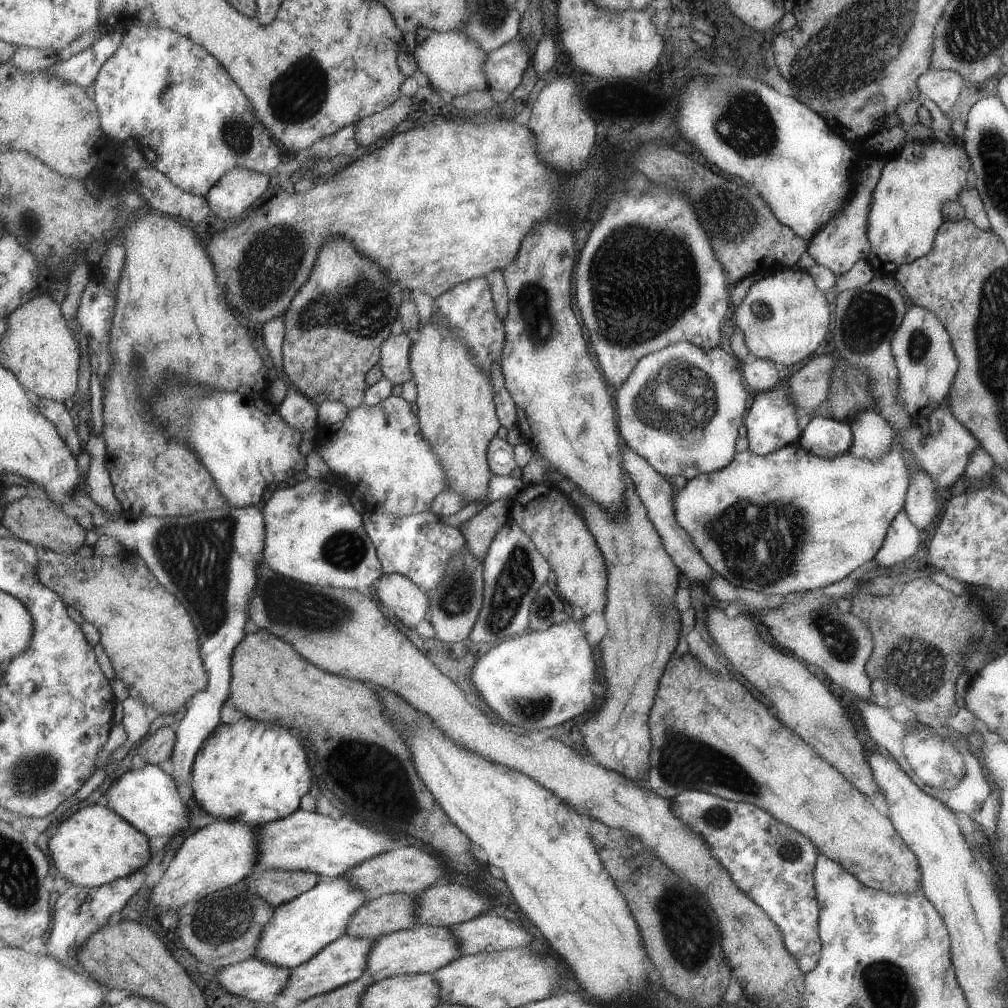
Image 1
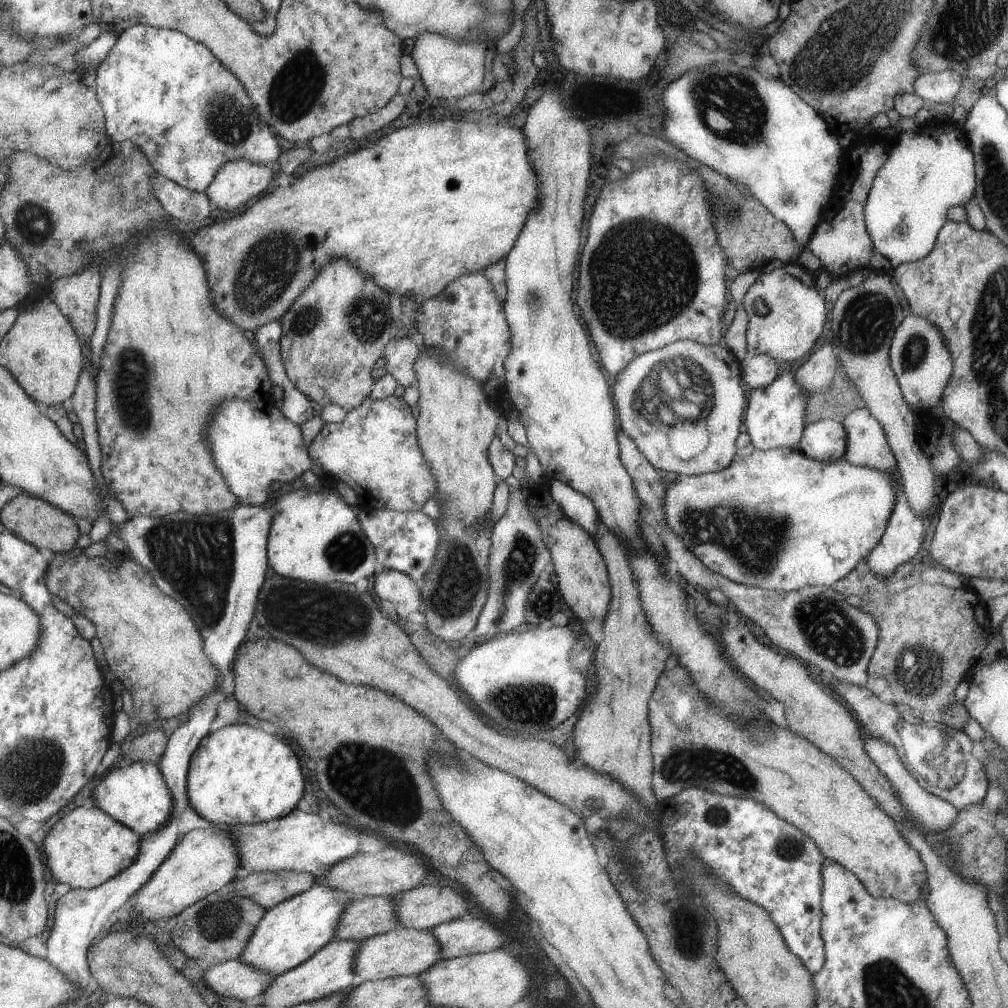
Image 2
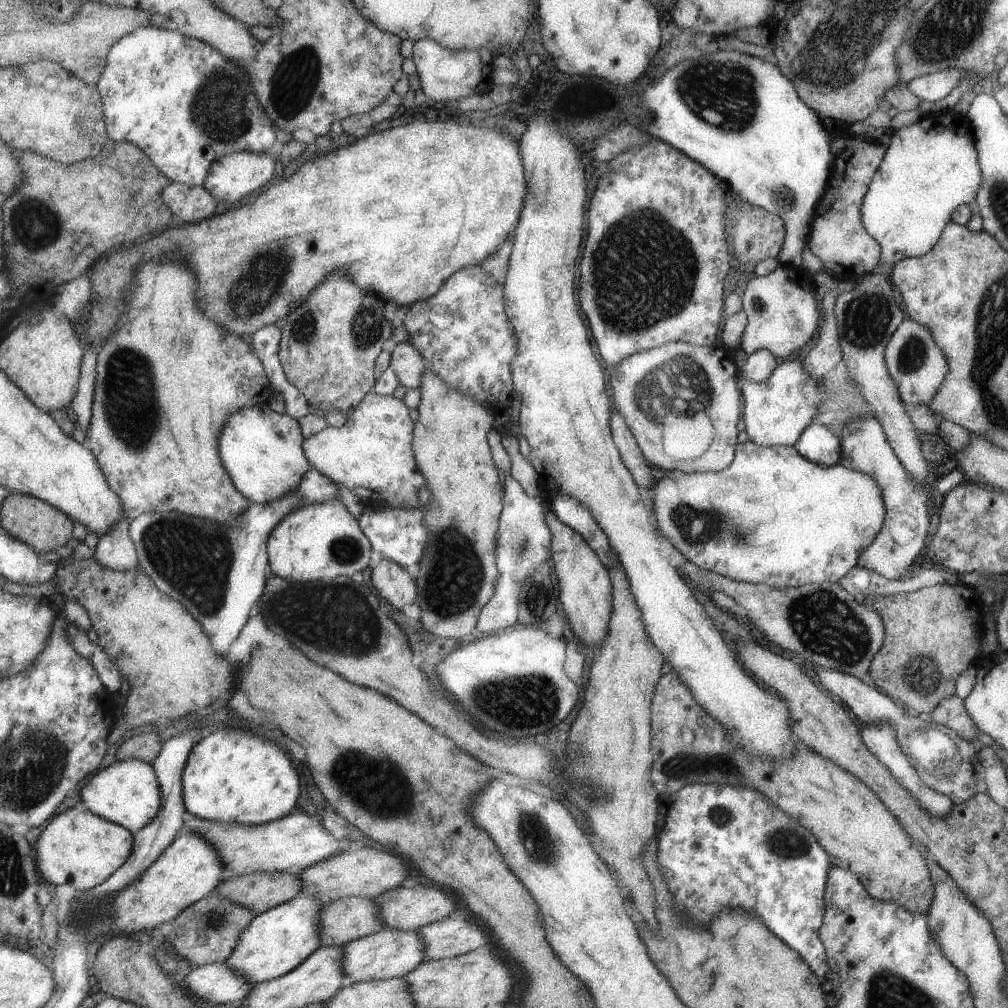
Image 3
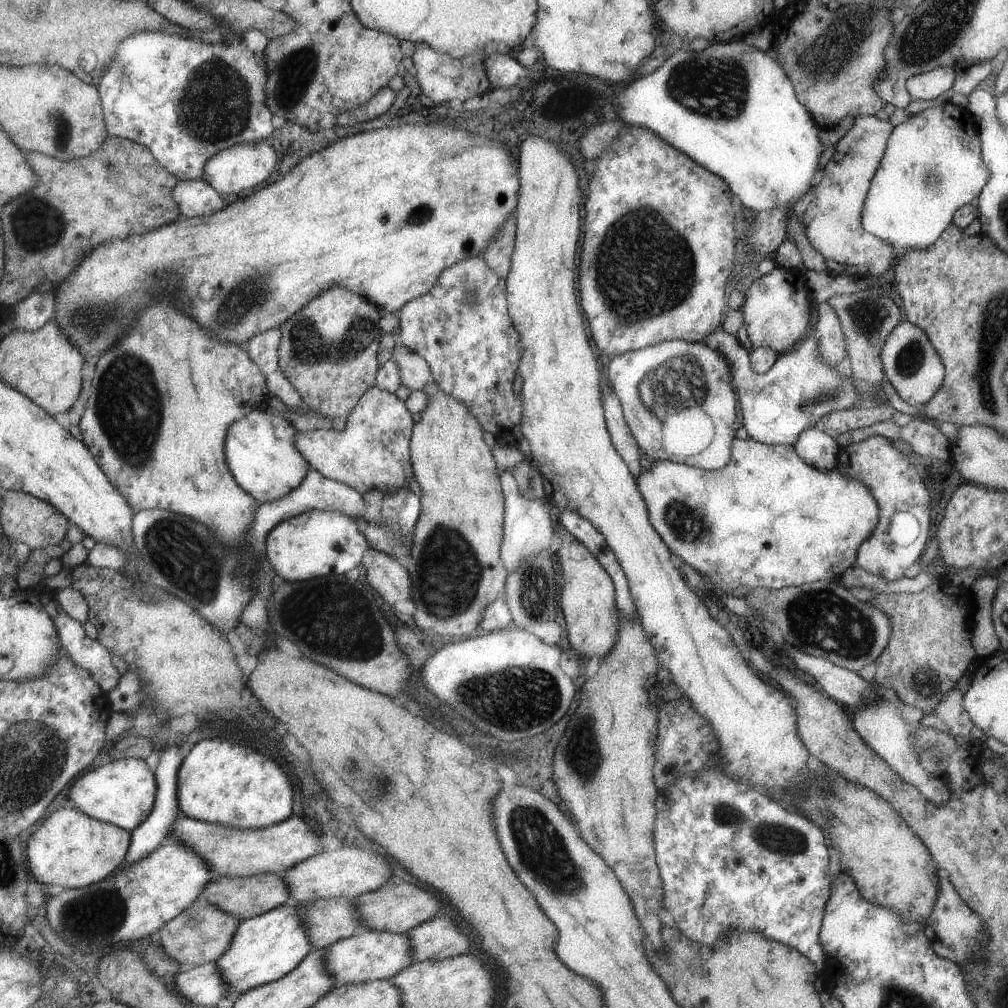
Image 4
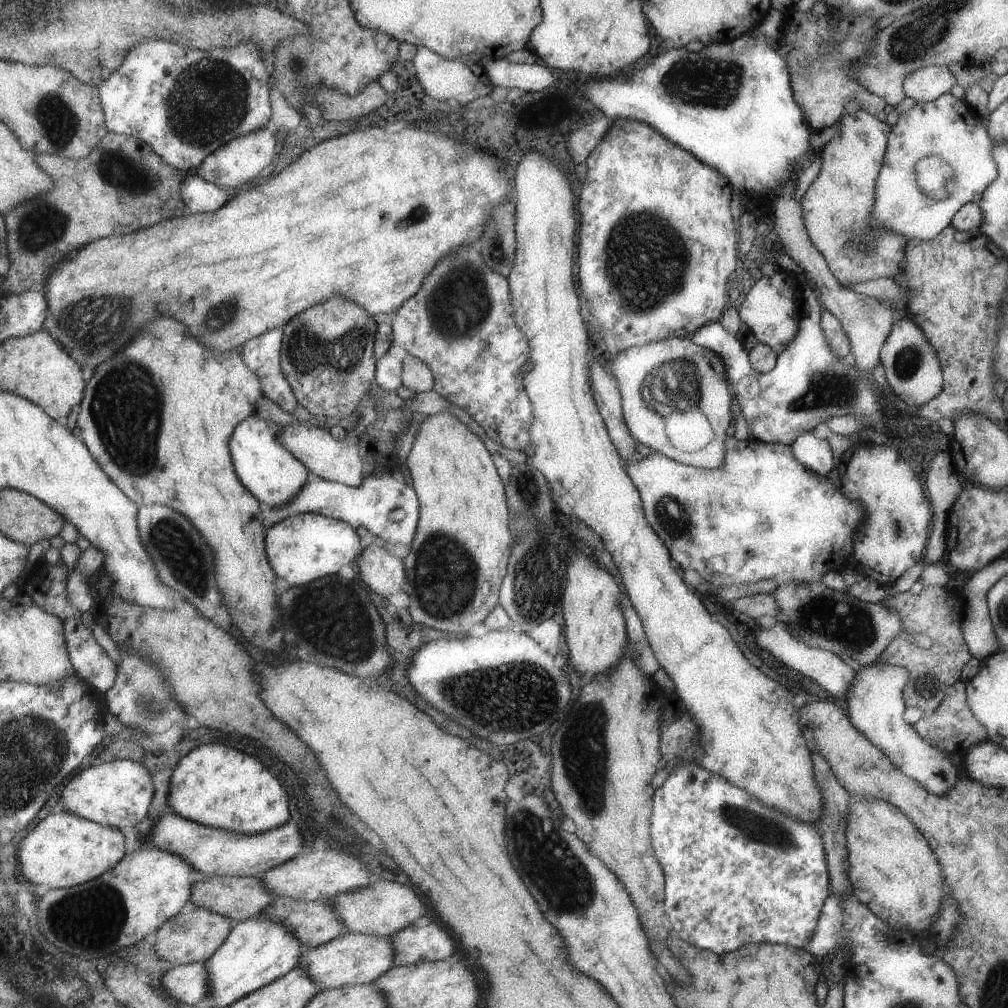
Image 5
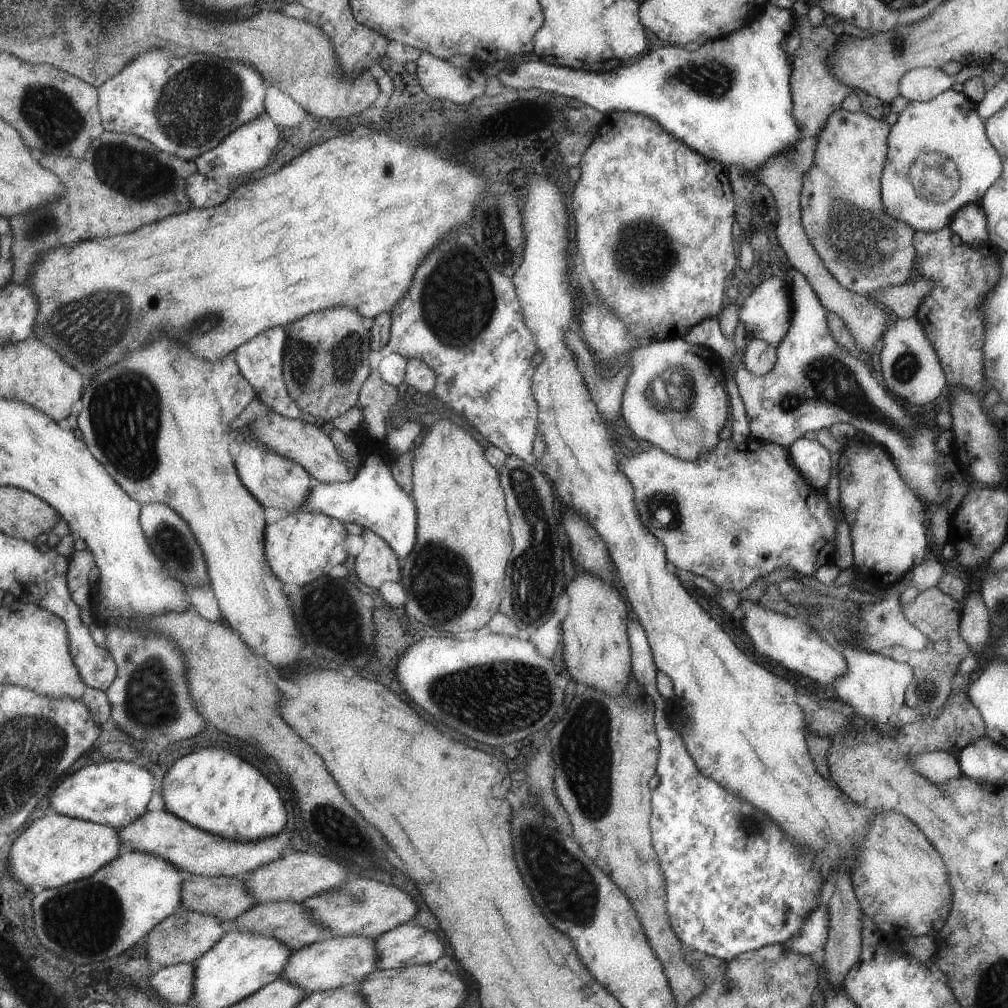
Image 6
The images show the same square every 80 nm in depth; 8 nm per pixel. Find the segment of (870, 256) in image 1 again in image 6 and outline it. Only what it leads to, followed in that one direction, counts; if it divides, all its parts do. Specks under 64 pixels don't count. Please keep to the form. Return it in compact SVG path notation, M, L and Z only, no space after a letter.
M952 89L944 90L937 97L933 97L928 101L908 101L905 108L902 108L897 115L896 121L891 125L889 132L889 151L886 153L885 164L882 168L881 176L881 201L883 210L886 211L891 218L903 221L908 224L914 231L922 230L925 232L933 232L949 224L951 217L958 208L967 203L979 203L987 189L997 180L999 173L1002 172L1002 159L998 155L998 151L994 149L994 145L987 138L985 131L985 122L980 118L977 111L977 104L966 94L956 92Z

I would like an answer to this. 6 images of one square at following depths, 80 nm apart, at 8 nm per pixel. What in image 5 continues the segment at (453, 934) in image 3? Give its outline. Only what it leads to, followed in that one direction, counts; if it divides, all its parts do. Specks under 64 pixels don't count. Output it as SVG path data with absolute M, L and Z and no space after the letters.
M428 924L424 927L409 925L395 933L391 938L396 954L394 967L414 965L421 962L421 960L444 961L451 956L451 952L455 952L455 942L437 924Z

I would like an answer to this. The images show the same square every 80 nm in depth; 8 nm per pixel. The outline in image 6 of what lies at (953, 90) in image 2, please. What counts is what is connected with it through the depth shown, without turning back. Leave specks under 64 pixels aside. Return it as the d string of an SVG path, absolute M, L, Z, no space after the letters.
M915 67L908 70L898 82L899 96L908 101L928 101L933 97L937 97L939 93L950 88L951 84L962 83L969 78L972 72L969 69L960 69L957 74L948 76L938 68L931 67Z

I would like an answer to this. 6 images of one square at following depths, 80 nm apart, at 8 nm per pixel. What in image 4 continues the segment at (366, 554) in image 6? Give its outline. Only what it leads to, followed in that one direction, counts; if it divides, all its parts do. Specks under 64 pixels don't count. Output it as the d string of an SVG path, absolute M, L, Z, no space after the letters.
M371 548L372 565L367 568L367 580L389 604L412 598L412 578L406 565L397 562L389 553Z

